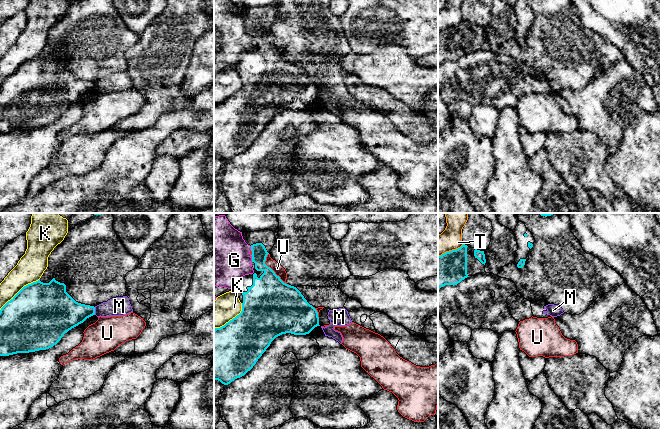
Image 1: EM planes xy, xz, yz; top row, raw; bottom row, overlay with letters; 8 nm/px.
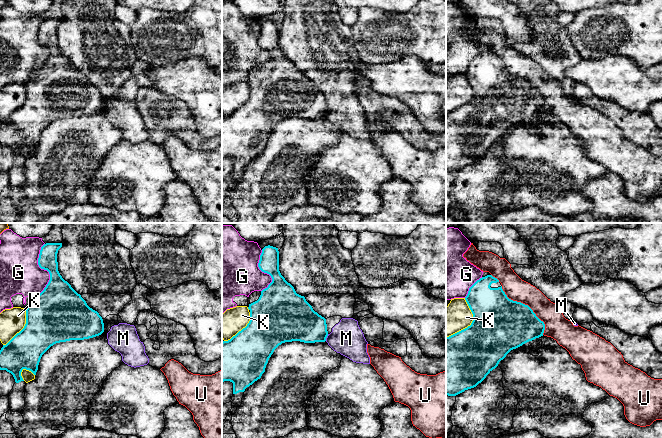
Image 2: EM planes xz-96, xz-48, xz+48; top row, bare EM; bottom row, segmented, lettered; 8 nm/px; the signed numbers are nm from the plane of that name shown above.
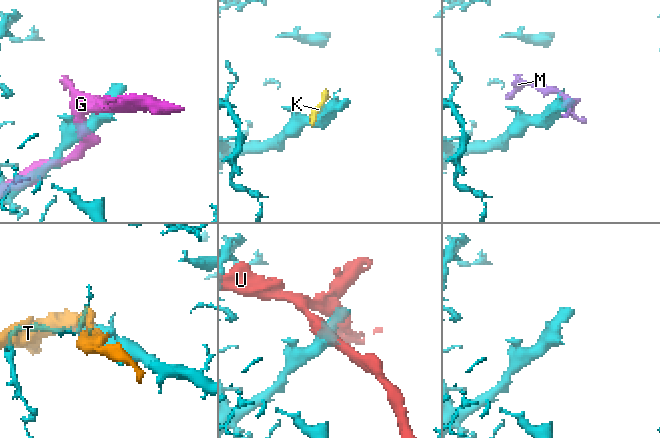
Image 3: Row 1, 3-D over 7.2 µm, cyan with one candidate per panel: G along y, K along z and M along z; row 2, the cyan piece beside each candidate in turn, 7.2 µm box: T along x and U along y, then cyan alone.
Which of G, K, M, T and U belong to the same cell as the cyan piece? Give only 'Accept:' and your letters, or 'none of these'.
Accept: none of these

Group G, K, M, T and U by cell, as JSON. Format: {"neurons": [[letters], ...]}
{"neurons": [["G"], ["K"], ["M"], ["T"], ["U"]]}

